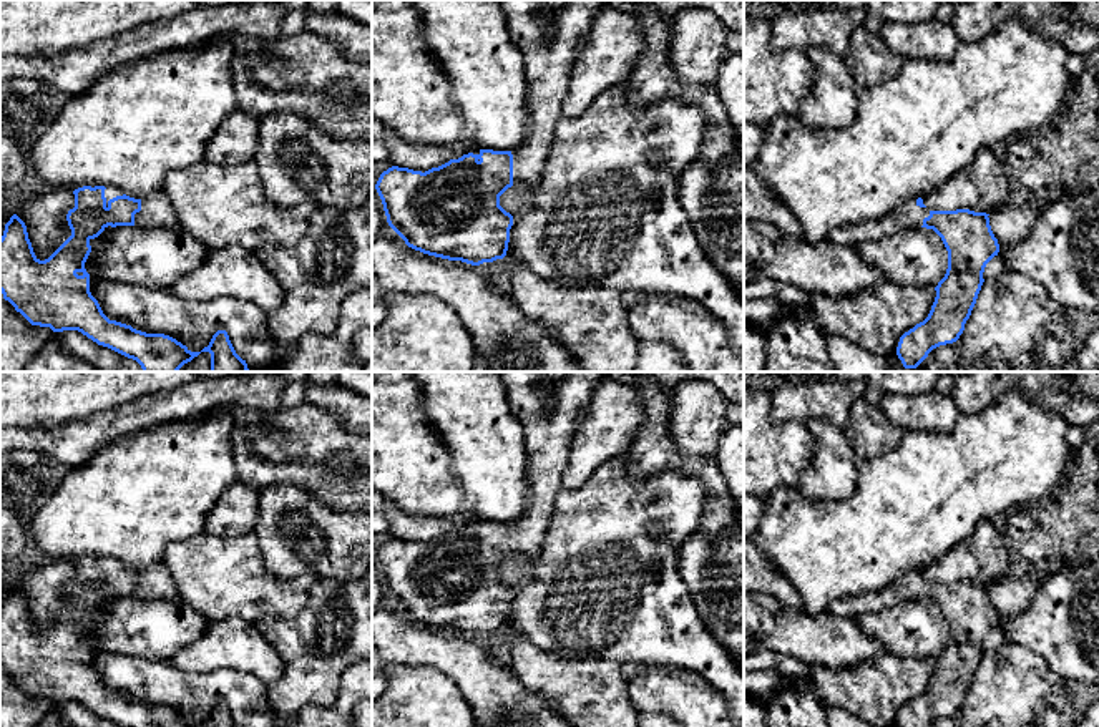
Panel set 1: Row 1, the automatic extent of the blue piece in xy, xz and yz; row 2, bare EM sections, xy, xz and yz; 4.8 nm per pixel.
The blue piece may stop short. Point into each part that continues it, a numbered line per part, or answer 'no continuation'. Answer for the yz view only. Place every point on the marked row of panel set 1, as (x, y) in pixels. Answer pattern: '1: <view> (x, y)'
1: yz (907, 214)

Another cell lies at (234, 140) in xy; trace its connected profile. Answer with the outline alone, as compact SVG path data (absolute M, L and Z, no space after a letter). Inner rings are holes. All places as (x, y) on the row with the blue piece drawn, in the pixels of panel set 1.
M236 108L216 128L208 141L204 161L237 164L254 158L259 138L259 120Z

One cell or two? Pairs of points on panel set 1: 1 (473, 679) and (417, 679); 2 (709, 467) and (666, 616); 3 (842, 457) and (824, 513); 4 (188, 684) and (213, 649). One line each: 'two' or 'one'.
1: two
2: two
3: two
4: two

